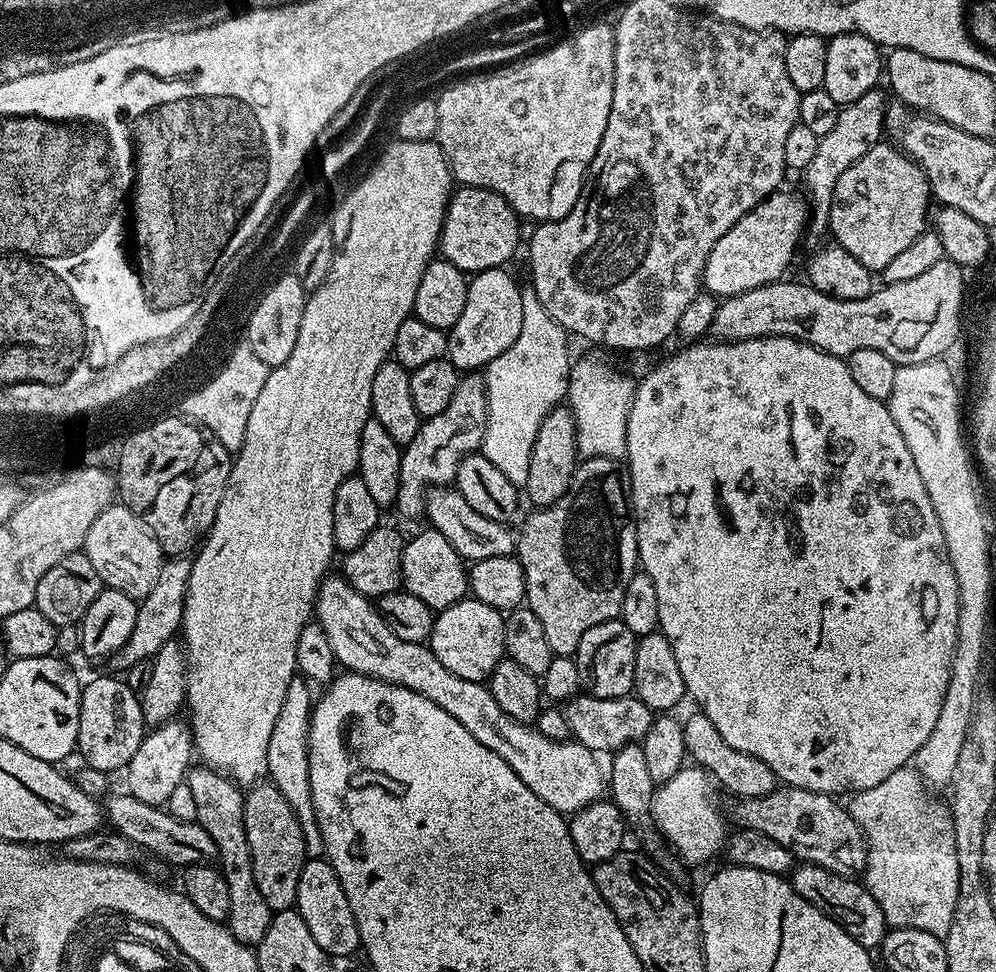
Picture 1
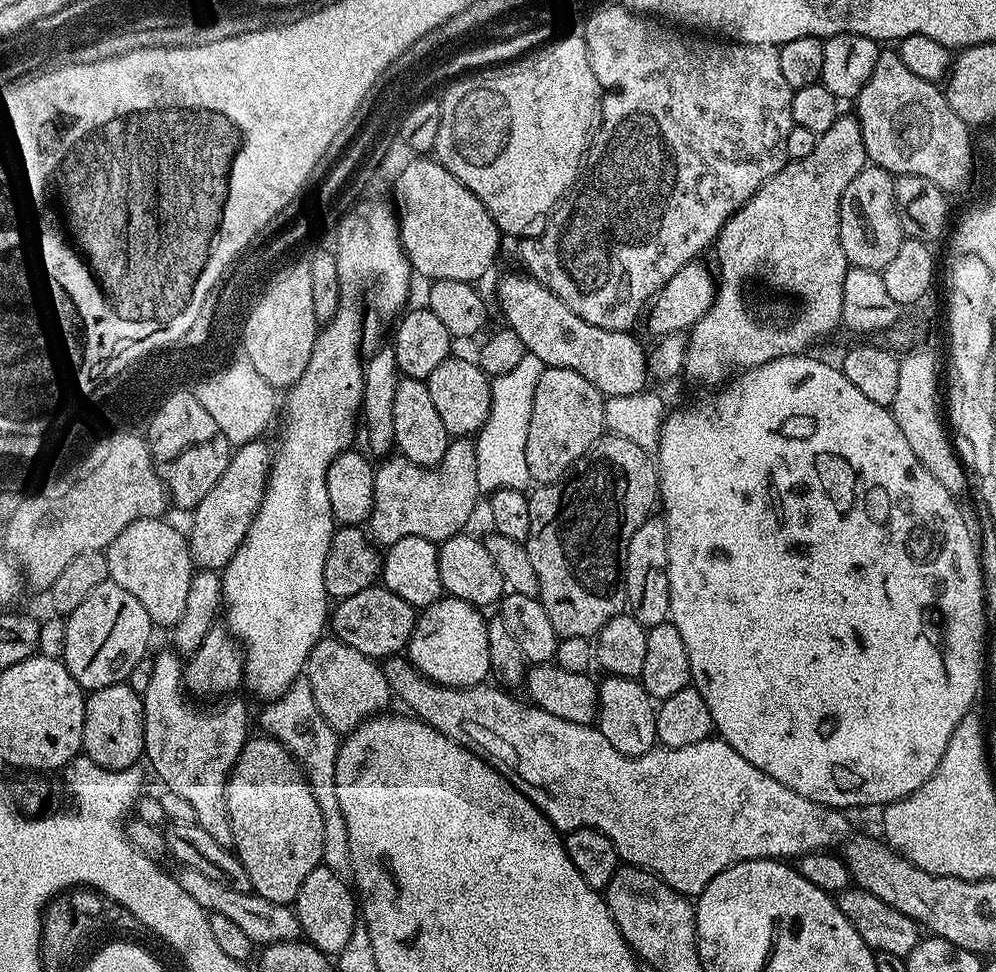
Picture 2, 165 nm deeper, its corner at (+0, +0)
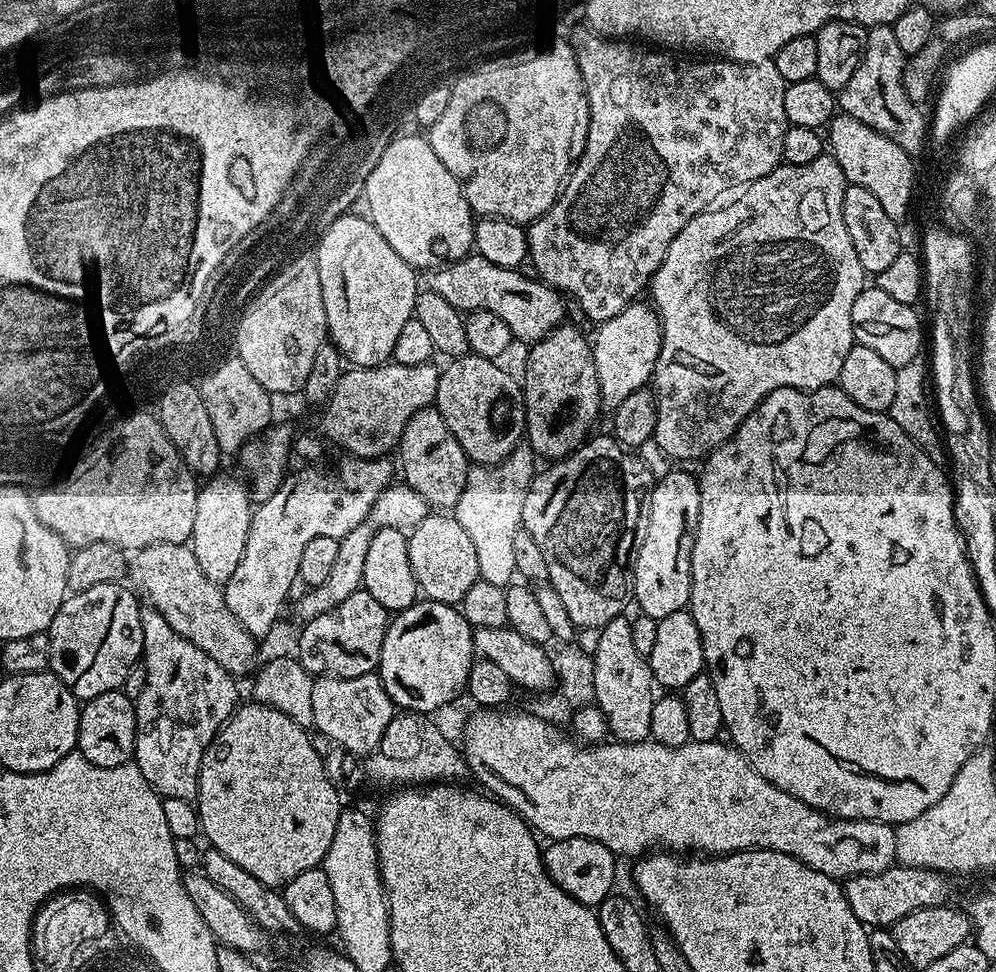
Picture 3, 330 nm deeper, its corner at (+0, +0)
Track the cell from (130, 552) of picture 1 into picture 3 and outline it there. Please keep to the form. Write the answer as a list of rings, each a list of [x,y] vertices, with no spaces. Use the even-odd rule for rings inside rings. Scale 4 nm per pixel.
[[[155,544],[139,549],[131,557],[130,563],[126,568],[126,580],[133,592],[147,607],[153,608],[166,622],[170,622],[170,627],[178,630],[182,638],[194,642],[198,650],[210,654],[218,666],[222,666],[226,671],[231,672],[233,677],[241,678],[249,672],[255,673],[258,668],[258,659],[256,660],[257,637],[250,633],[230,614],[230,606],[226,606],[224,589],[221,585],[210,582],[206,574],[202,574],[202,569],[198,566],[198,558],[194,558],[191,547],[188,544]]]

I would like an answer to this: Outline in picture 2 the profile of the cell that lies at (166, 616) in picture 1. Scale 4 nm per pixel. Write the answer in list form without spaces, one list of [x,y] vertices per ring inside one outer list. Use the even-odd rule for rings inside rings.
[[[258,439],[252,440],[248,444],[239,445],[229,455],[228,463],[224,465],[222,470],[222,478],[218,478],[218,482],[214,482],[214,490],[210,490],[210,494],[206,494],[206,498],[202,498],[202,502],[198,502],[198,506],[191,509],[192,529],[187,529],[186,535],[192,562],[197,569],[205,572],[223,570],[250,530],[252,519],[255,518],[256,512],[260,509],[264,491],[268,485],[268,472],[272,469],[274,459],[273,449],[267,448],[264,443],[263,439]]]

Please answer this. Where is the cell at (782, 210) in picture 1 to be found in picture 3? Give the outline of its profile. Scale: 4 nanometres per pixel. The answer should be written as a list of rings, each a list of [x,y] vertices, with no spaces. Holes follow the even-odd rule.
[[[638,300],[620,311],[614,318],[603,321],[592,338],[595,370],[598,371],[600,397],[605,405],[620,404],[634,391],[645,387],[655,375],[661,352],[661,324],[655,309]]]

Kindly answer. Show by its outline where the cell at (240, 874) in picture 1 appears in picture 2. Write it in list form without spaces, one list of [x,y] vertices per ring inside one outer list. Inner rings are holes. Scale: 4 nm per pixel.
[[[175,651],[160,652],[151,657],[152,673],[150,686],[142,694],[144,701],[144,756],[150,767],[156,771],[163,787],[169,792],[181,795],[190,802],[194,813],[197,814],[196,823],[214,842],[223,848],[232,848],[232,827],[230,814],[226,810],[226,786],[228,775],[232,772],[238,754],[242,754],[244,744],[250,739],[248,732],[248,708],[236,698],[224,698],[219,701],[217,708],[208,708],[203,712],[191,704],[193,701],[186,695],[184,687],[184,664]]]

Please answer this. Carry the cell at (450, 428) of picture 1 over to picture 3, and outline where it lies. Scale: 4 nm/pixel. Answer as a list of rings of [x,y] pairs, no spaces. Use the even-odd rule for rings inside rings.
[[[393,482],[382,490],[378,496],[378,502],[370,510],[364,521],[350,534],[346,534],[339,540],[338,559],[334,562],[333,569],[330,570],[330,578],[322,586],[314,586],[305,591],[305,596],[296,604],[296,616],[300,622],[307,622],[318,618],[318,614],[326,614],[338,606],[338,602],[350,598],[350,594],[361,591],[364,583],[364,571],[366,570],[366,550],[370,550],[370,538],[378,534],[378,530],[396,528],[399,532],[407,533],[416,528],[420,522],[430,515],[430,505],[418,495],[409,484],[403,482]]]

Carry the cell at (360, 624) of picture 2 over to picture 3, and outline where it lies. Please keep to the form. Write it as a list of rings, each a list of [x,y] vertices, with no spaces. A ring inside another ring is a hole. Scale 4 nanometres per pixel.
[[[363,590],[350,594],[350,598],[338,602],[334,610],[326,614],[318,614],[318,618],[307,621],[300,632],[300,652],[298,659],[307,672],[313,677],[318,676],[341,676],[342,678],[358,678],[362,674],[376,672],[380,667],[382,658],[382,642],[386,638],[386,630],[390,623],[390,613],[382,606],[382,602],[370,598],[370,594]]]

